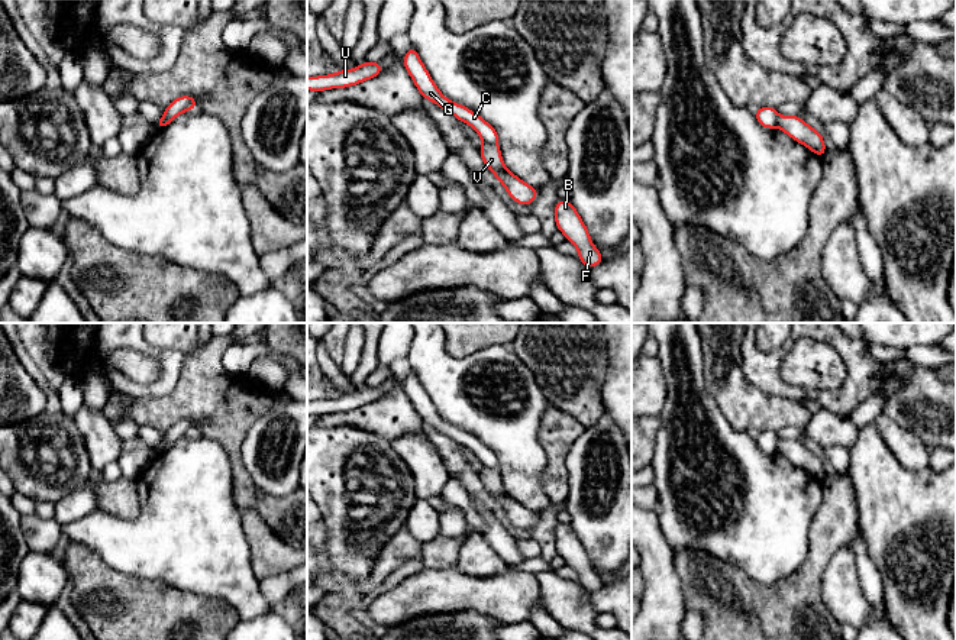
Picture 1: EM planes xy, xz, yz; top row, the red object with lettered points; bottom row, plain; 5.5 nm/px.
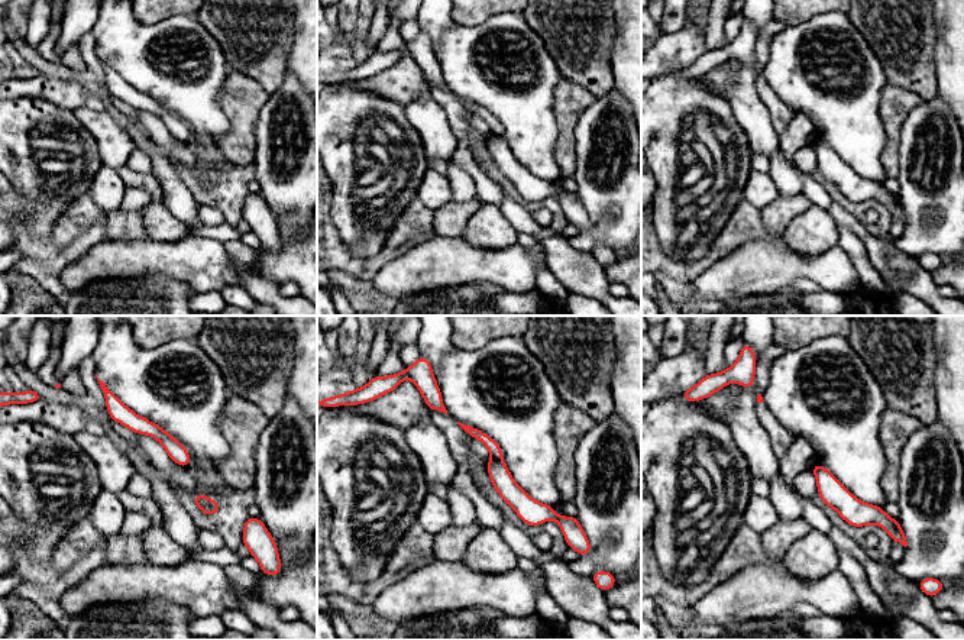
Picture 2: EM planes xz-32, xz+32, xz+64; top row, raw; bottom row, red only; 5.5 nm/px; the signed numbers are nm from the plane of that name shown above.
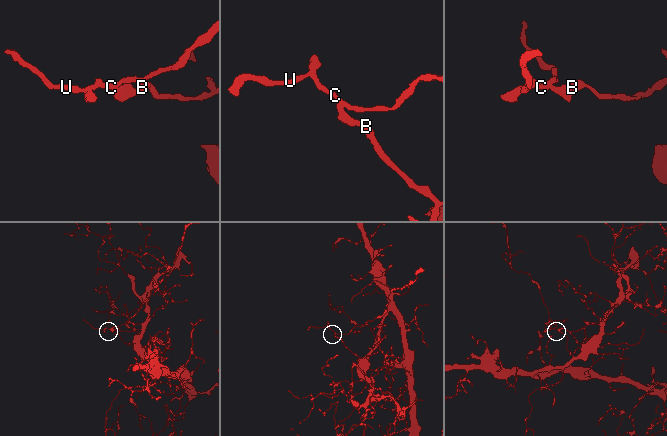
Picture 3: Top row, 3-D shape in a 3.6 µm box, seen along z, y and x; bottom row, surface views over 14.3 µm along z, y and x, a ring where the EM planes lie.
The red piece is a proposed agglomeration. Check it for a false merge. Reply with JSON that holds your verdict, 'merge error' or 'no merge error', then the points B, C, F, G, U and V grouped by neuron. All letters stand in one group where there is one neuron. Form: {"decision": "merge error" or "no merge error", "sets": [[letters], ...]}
{"decision": "merge error", "sets": [["B", "F", "V"], ["C", "G", "U"]]}

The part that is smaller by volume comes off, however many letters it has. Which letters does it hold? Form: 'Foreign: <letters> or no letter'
Foreign: C, G, U

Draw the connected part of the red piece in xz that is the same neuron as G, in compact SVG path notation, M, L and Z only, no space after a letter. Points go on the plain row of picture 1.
M413 369L406 376L403 390L410 398L417 414L420 416L422 423L427 423L436 427L439 431L453 439L459 446L465 446L466 449L474 452L484 466L498 469L498 458L490 447L487 447L481 440L478 440L468 431L448 424L439 416Z

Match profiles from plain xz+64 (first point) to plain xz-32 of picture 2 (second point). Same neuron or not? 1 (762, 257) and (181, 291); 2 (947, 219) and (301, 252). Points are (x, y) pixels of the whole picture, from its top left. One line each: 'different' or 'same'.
1: different
2: different

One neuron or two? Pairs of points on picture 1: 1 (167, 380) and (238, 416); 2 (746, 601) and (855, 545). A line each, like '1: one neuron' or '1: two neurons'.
1: two neurons
2: two neurons

